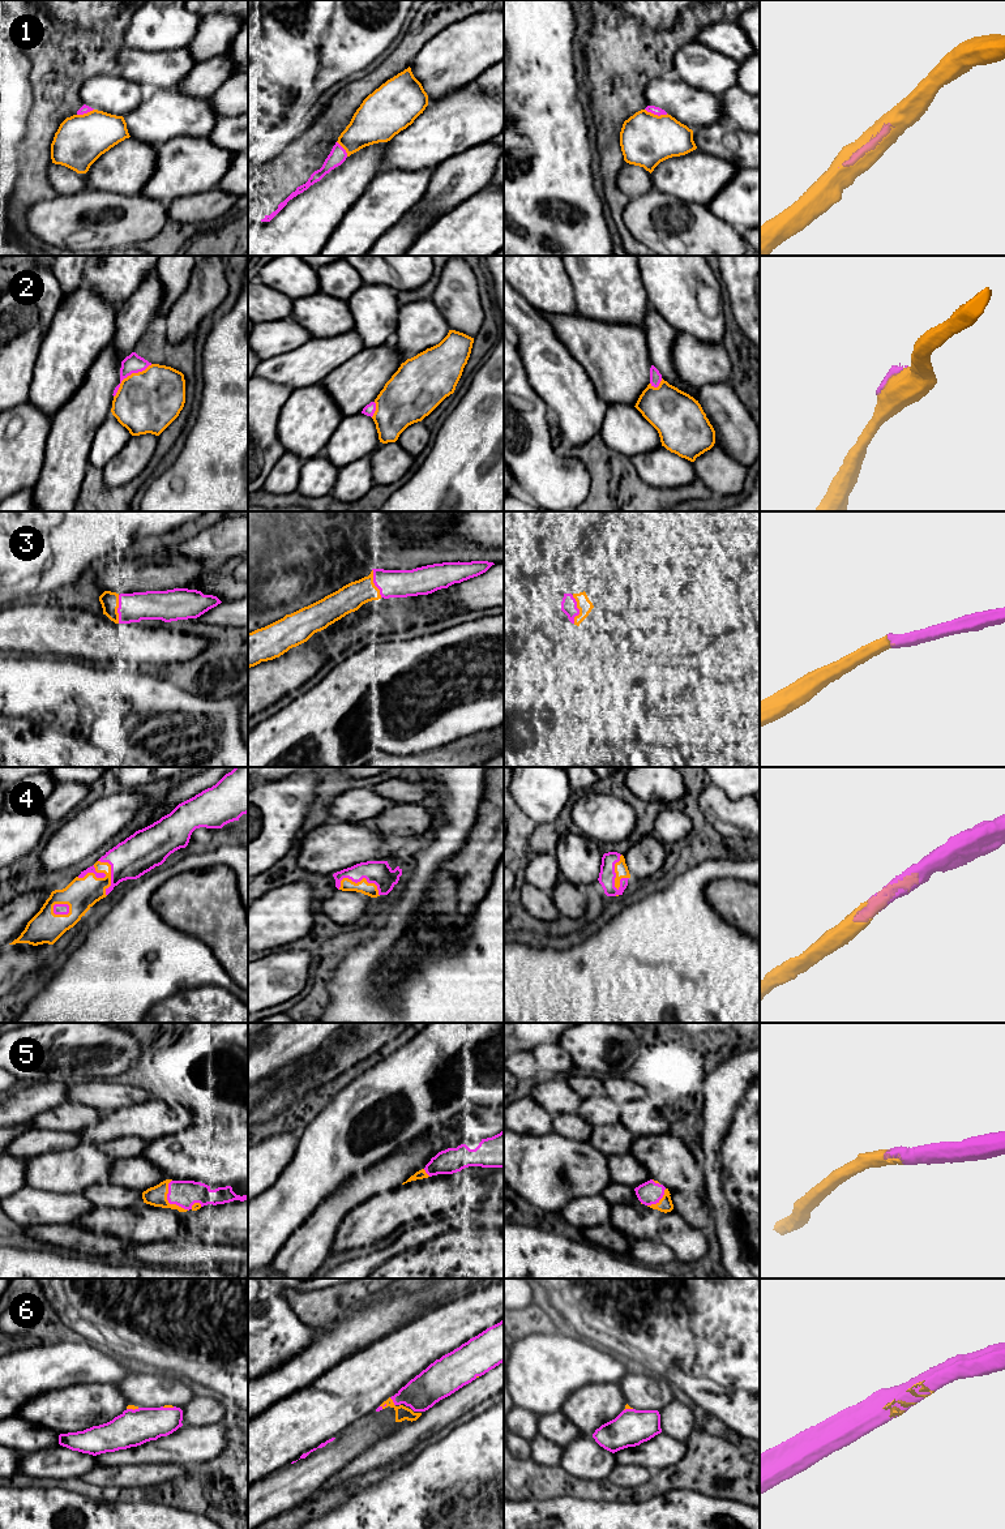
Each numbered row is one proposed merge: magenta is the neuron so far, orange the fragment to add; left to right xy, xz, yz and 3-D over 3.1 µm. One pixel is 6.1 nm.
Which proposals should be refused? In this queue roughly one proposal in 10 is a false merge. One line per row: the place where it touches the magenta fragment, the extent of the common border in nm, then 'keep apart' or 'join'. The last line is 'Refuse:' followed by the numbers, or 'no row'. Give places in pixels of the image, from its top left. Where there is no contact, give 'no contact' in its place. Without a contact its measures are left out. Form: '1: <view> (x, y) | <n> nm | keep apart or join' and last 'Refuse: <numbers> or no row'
1: yz (657, 114) | 150 nm | join
2: xy (128, 375) | 320 nm | join
3: yz (578, 609) | 180 nm | join
4: xz (363, 877) | 260 nm | join
5: xy (167, 1199) | 220 nm | join
6: xz (393, 1401) | 70 nm | join
Refuse: no row

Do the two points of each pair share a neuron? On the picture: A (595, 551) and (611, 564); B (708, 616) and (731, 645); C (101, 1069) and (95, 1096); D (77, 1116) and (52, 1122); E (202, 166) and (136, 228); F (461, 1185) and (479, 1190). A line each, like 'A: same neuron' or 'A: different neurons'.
A: same neuron
B: different neurons
C: different neurons
D: same neuron
E: different neurons
F: same neuron

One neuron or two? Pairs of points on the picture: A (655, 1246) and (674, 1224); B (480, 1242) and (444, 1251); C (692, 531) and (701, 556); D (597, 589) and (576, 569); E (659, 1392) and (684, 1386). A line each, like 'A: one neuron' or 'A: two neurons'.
A: two neurons
B: one neuron
C: two neurons
D: two neurons
E: two neurons

